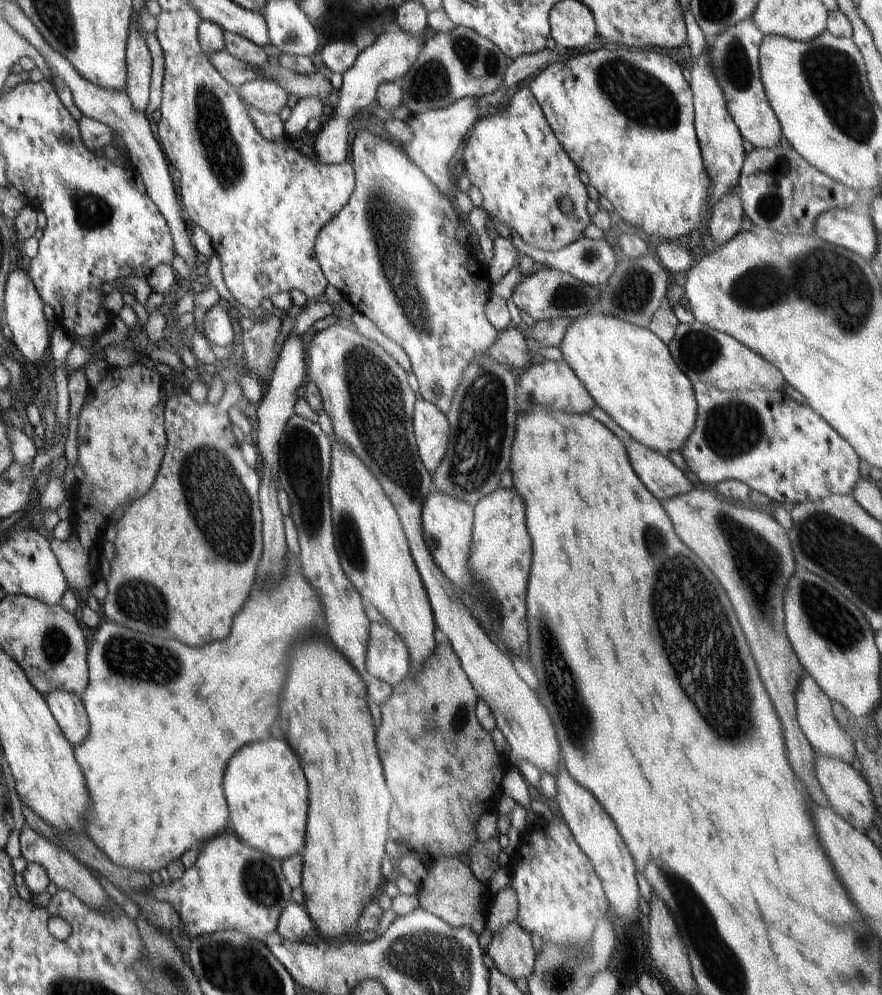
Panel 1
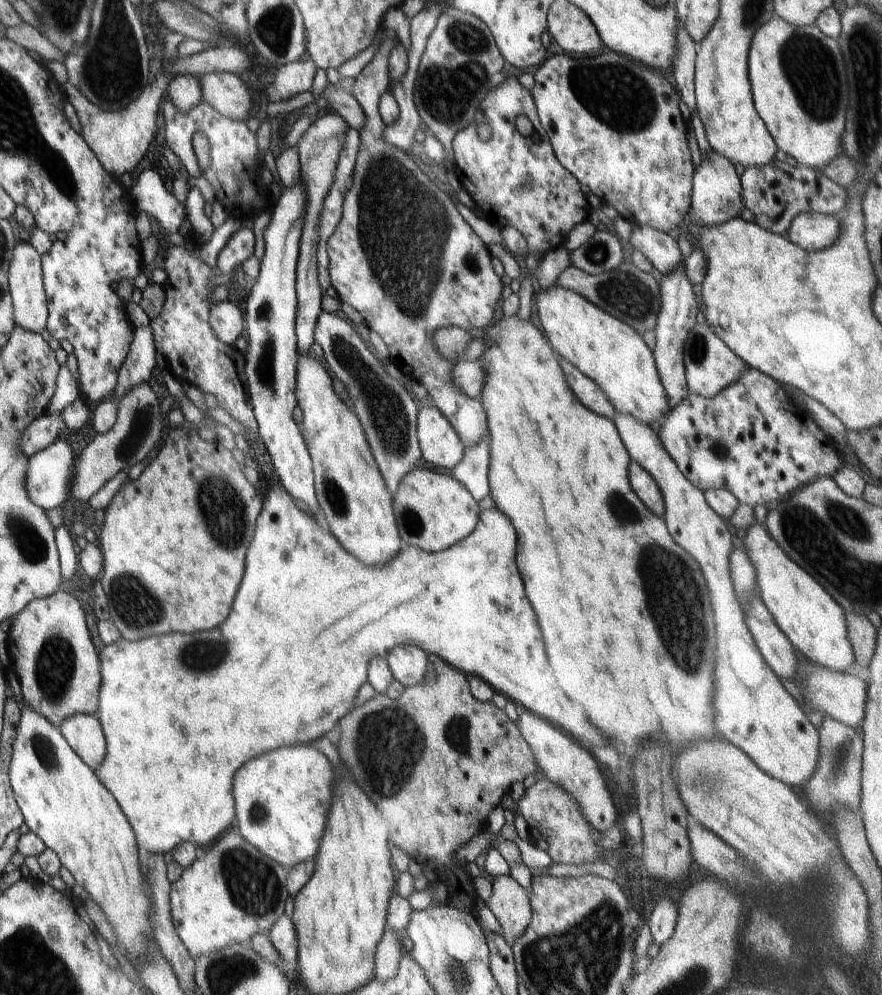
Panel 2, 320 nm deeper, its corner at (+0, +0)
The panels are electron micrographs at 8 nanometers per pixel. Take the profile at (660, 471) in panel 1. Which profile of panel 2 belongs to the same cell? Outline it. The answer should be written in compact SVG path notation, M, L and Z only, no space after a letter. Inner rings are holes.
M630 461L628 480L636 496L658 518L663 518L664 501L654 479L637 462Z

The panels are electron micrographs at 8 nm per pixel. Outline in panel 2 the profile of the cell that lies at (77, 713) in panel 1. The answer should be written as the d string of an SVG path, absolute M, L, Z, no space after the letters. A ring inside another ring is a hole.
M77 714L67 718L58 728L70 748L94 772L106 756L107 742L94 715Z

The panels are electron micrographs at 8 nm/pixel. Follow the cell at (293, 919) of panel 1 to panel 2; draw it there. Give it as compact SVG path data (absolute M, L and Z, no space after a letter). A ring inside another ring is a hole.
M286 915L280 916L267 936L272 946L278 950L282 962L289 967L285 972L293 976L297 971L297 937L292 920Z

